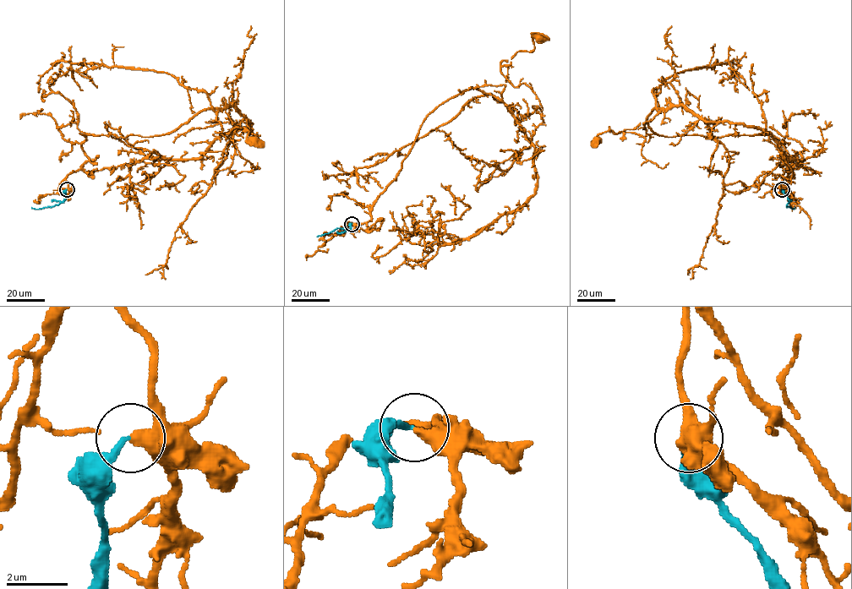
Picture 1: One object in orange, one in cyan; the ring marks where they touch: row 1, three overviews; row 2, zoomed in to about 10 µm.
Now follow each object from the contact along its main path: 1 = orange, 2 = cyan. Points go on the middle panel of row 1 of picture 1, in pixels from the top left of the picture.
1: (352, 224), (375, 226), (373, 203), (428, 115), (471, 89), (500, 100), (500, 62), (538, 37)
2: (352, 224), (350, 229), (339, 227), (317, 236)

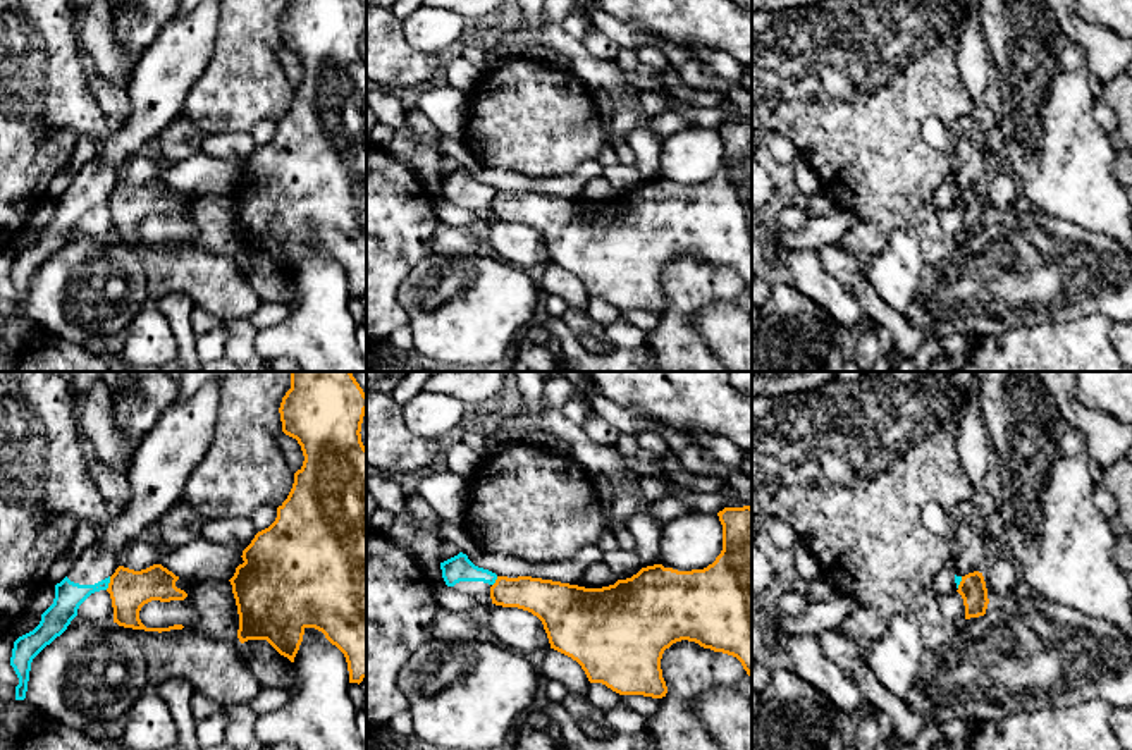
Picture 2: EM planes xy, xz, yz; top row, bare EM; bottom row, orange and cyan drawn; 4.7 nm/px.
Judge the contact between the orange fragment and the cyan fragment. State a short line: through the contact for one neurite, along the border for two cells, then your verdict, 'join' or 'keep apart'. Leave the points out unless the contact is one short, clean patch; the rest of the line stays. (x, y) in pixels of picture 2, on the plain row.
line xy (110, 191), (105, 203); keep apart

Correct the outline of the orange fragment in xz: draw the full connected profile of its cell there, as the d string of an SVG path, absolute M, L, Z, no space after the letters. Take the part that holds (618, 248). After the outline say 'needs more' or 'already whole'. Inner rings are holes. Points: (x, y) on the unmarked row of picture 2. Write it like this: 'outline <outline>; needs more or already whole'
outline M724 122L717 131L723 165L704 184L678 186L654 179L602 203L497 191L490 201L492 218L537 231L551 263L576 275L590 298L602 298L619 310L666 311L661 274L681 255L736 272L752 294L752 122Z; already whole

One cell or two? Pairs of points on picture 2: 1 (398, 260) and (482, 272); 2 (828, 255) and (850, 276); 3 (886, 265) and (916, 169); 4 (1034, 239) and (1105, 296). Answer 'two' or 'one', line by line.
1: two
2: one
3: two
4: one

